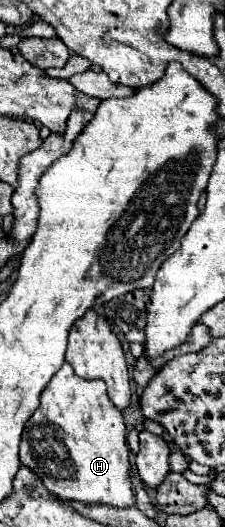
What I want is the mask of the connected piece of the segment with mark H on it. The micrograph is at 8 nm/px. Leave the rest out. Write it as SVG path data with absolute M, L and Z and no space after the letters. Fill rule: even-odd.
M64 362L64 366L54 374L50 384L40 394L40 406L26 422L22 442L20 442L20 460L24 466L32 468L44 482L50 494L68 500L80 502L84 506L106 504L114 508L130 508L136 506L134 486L132 486L132 464L130 464L130 448L126 442L126 426L120 410L114 410L106 394L106 384L102 380L84 380L74 374L72 366Z

